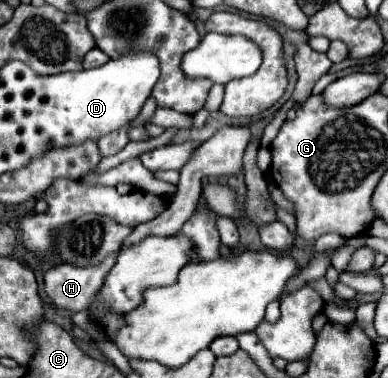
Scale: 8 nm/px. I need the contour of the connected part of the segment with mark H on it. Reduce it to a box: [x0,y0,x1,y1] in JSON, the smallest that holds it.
[44,255,116,313]

